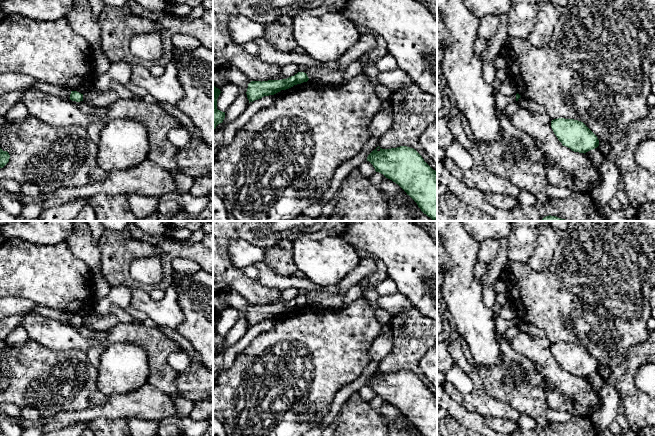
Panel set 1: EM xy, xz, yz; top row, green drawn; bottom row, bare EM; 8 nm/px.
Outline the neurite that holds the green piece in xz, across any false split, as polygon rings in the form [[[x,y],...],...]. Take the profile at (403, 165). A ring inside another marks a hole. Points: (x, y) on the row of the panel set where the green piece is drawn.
[[[379,146],[367,157],[376,172],[398,184],[421,209],[421,211],[437,221],[437,172],[433,170],[413,148],[400,146],[391,149],[382,149]]]

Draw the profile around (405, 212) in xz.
[[[385,178],[380,182],[378,187],[384,193],[389,203],[388,221],[415,221],[414,213],[423,213],[418,207],[417,203],[398,184],[396,184],[392,180]],[[399,192],[403,195],[403,204],[401,206],[397,203],[396,200],[396,194]]]

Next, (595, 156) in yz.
[[[598,147],[586,152],[585,155],[590,160],[592,166],[599,172],[599,168],[605,158]]]

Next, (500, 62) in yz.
[[[499,55],[494,61],[493,65],[496,69],[505,69],[507,68],[507,59],[503,55]]]

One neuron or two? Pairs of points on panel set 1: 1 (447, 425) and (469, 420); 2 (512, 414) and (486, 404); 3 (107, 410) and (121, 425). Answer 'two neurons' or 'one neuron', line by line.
1: two neurons
2: one neuron
3: two neurons

